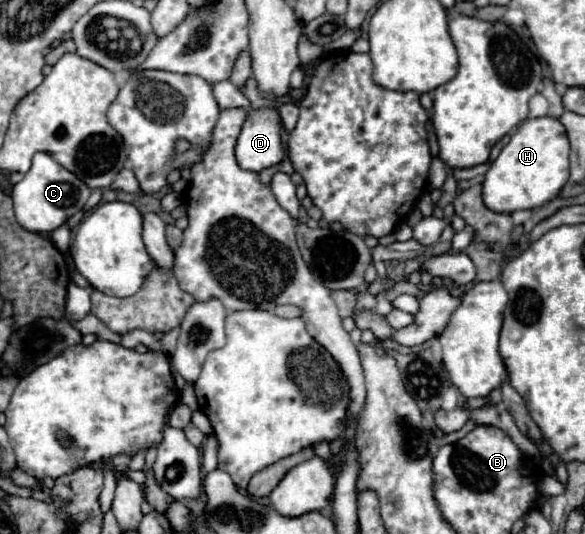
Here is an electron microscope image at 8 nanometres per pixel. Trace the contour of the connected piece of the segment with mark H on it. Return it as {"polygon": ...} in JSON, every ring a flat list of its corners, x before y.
{"polygon":[[525,119,491,163,483,181,483,201,491,211,513,213,535,209,555,199,569,179,569,139,559,119]]}

